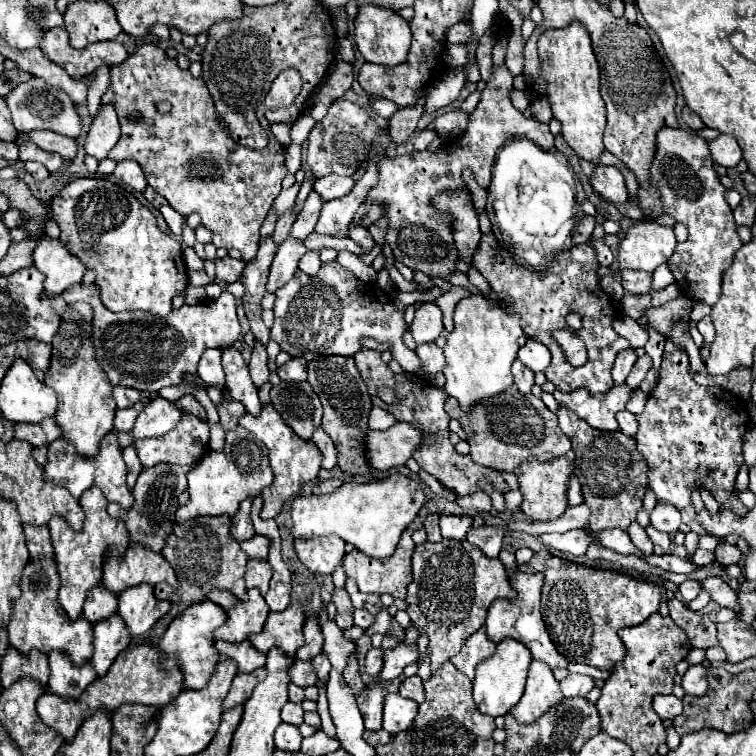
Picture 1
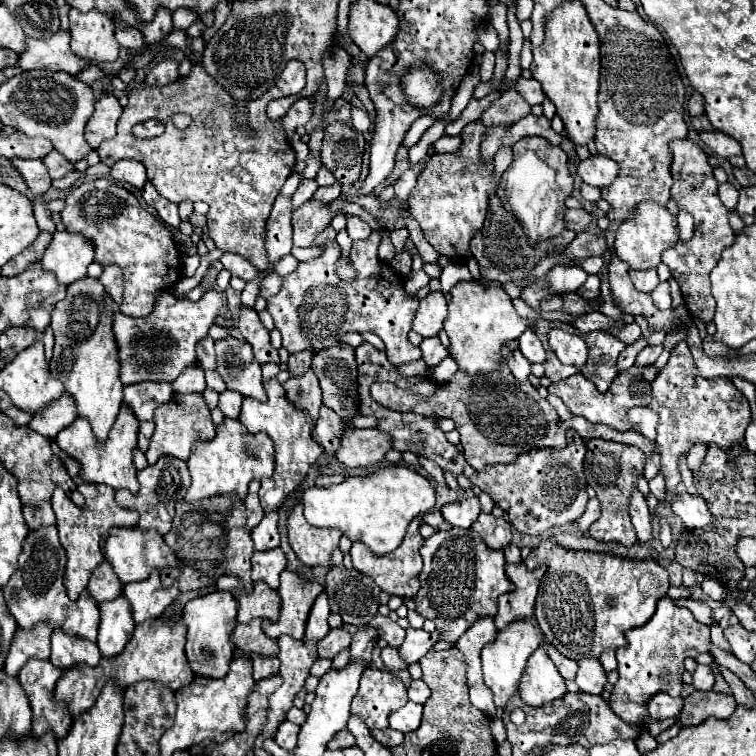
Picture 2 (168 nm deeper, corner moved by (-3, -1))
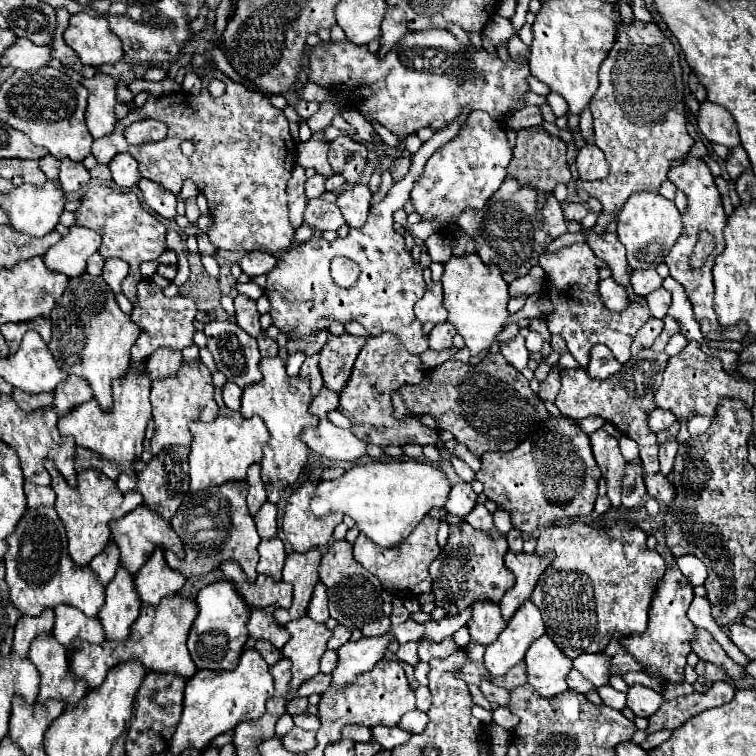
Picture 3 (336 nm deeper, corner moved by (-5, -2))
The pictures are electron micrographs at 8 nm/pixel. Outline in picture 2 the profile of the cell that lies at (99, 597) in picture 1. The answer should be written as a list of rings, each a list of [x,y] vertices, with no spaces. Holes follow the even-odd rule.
[[[103,561],[103,565],[99,565],[95,569],[95,573],[91,575],[87,589],[89,589],[91,597],[95,599],[95,603],[103,603],[103,601],[111,601],[111,599],[119,597],[123,585],[117,581],[115,573],[111,571],[111,565],[107,565]]]

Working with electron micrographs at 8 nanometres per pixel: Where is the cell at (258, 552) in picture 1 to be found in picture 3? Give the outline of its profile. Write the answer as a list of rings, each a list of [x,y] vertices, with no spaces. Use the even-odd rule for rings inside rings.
[[[265,502],[259,512],[255,514],[255,524],[261,538],[275,538],[277,536],[277,508],[271,502]]]

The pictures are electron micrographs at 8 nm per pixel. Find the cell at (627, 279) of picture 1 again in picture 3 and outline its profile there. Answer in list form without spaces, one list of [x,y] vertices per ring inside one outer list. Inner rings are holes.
[[[655,270],[633,272],[633,276],[631,276],[631,286],[633,286],[635,294],[639,294],[639,296],[647,296],[649,292],[661,288],[661,282],[663,282],[663,278]]]

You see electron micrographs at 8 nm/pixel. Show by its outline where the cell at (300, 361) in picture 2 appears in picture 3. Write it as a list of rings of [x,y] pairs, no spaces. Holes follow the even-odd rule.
[[[321,330],[317,334],[311,334],[309,338],[297,338],[297,342],[293,342],[293,338],[289,338],[287,352],[293,354],[293,352],[301,350],[307,356],[313,356],[313,354],[317,354],[323,348],[323,344],[327,342],[327,336],[329,336],[329,330]]]

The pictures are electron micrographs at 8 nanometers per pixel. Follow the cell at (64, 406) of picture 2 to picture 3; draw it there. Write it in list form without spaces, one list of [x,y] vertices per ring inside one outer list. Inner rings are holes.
[[[69,376],[65,382],[61,382],[61,386],[57,386],[55,390],[55,402],[53,402],[53,410],[63,416],[67,414],[73,406],[79,406],[87,400],[91,400],[93,390],[89,390],[85,378],[77,378],[77,376]]]

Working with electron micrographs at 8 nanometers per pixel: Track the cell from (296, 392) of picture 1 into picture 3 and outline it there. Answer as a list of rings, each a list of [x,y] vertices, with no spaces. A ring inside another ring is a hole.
[[[319,354],[309,356],[309,358],[303,362],[299,376],[309,378],[309,382],[311,382],[311,392],[313,392],[313,394],[317,394],[317,392],[321,390],[323,378],[321,378],[321,372],[319,372]]]

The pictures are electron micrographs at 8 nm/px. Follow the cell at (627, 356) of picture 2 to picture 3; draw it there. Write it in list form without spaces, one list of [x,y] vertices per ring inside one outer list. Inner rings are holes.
[[[649,318],[649,322],[637,332],[637,336],[633,340],[633,346],[631,346],[631,354],[637,354],[643,348],[651,348],[651,344],[661,334],[661,330],[663,330],[663,320]]]

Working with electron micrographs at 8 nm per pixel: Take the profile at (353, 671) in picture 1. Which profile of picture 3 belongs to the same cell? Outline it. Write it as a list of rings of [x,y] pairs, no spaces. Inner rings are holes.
[[[383,616],[381,620],[367,624],[367,626],[363,628],[363,636],[381,636],[381,634],[385,634],[385,632],[389,630],[389,626],[391,626],[389,618],[387,618],[387,616]]]

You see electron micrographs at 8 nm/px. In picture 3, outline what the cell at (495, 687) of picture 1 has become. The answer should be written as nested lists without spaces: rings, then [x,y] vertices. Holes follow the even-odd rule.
[[[527,600],[517,608],[517,614],[513,614],[499,638],[487,646],[485,666],[491,676],[505,676],[511,666],[525,658],[531,642],[535,642],[543,634],[545,626],[541,612],[531,600]]]

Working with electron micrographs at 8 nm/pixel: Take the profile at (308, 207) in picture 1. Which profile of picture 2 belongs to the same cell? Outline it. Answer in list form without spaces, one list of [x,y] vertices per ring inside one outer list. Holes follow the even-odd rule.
[[[331,185],[331,187],[319,187],[315,193],[317,203],[331,203],[335,197],[341,195],[341,185]]]

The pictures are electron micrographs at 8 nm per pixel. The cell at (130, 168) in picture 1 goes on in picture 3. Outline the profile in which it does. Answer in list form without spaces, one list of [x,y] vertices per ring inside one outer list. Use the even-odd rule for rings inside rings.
[[[117,154],[111,162],[109,162],[109,170],[113,176],[113,182],[121,188],[131,188],[141,180],[139,168],[137,168],[137,160],[131,158],[131,154]]]

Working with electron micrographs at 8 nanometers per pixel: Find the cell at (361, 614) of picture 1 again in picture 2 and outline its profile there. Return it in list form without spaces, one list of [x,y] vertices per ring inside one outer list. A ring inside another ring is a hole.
[[[373,615],[369,621],[369,627],[377,629],[379,637],[385,639],[391,647],[399,647],[401,641],[405,639],[405,629],[401,629],[397,623],[393,623],[389,617],[383,615]]]

